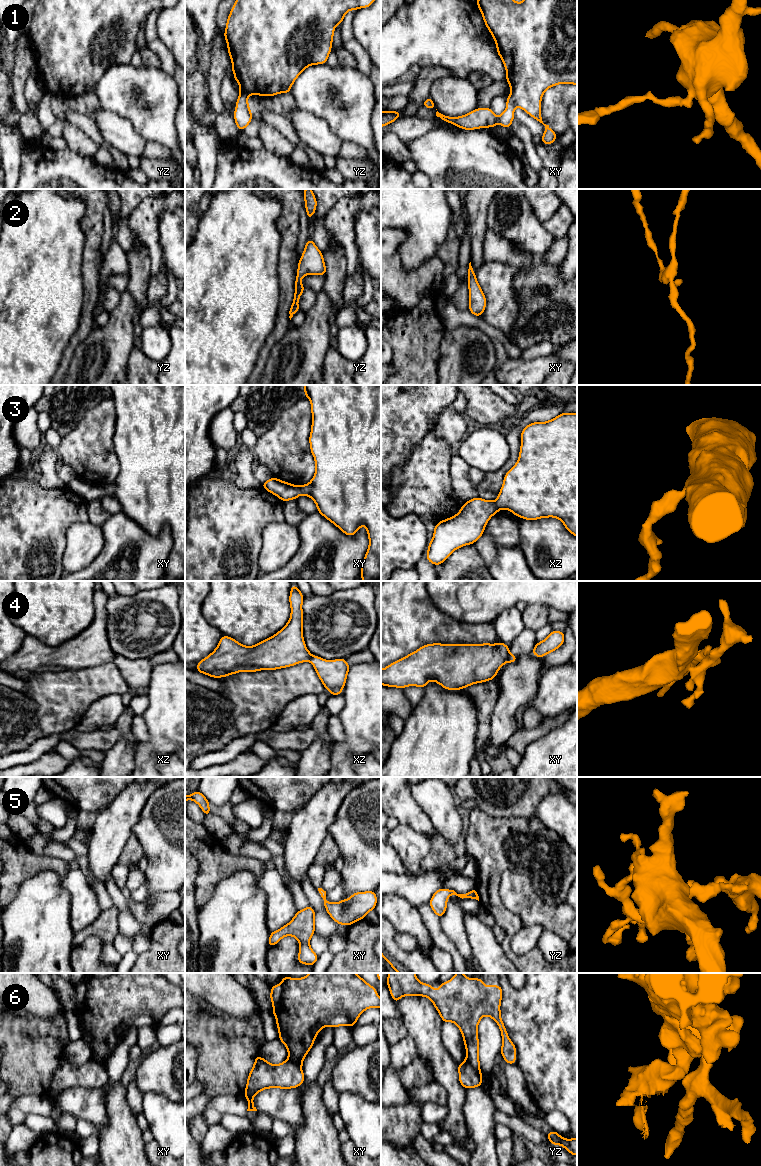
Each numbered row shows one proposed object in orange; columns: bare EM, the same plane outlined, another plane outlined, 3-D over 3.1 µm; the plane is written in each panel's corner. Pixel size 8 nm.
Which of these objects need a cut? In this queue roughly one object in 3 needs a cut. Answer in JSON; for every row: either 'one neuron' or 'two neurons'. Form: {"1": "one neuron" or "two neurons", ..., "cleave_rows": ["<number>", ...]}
{"1": "one neuron", "2": "one neuron", "3": "one neuron", "4": "two neurons", "5": "one neuron", "6": "two neurons", "cleave_rows": ["4", "6"]}

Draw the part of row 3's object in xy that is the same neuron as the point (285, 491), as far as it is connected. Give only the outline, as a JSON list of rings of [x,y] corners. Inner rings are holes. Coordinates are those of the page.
[[[304,385],[304,394],[311,402],[312,426],[309,443],[311,453],[315,459],[315,474],[306,485],[297,486],[272,477],[263,483],[261,487],[280,498],[283,502],[295,500],[300,495],[309,496],[317,505],[317,511],[348,536],[354,536],[360,527],[364,525],[367,528],[369,547],[361,566],[360,575],[362,581],[381,581],[381,385]]]

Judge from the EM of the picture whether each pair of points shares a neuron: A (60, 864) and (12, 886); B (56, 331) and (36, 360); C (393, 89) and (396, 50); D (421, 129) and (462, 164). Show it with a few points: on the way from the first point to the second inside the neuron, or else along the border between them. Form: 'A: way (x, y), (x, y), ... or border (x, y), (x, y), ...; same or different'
A: way (48, 864), (32, 864), (22, 874); same
B: way (49, 338), (36, 353); same
C: border (398, 79), (391, 84); different
D: border (449, 126), (438, 125), (407, 143); different

